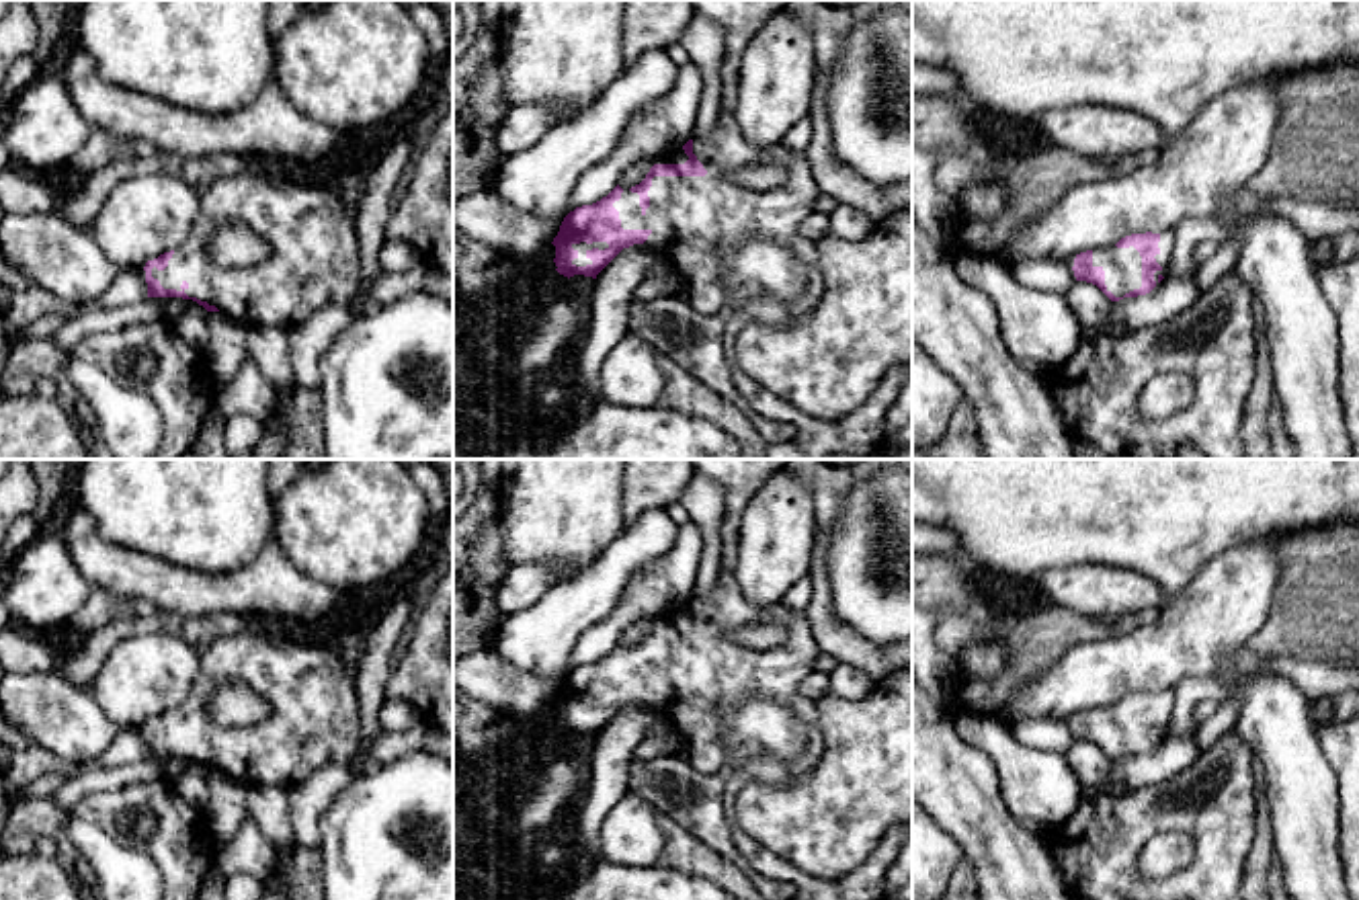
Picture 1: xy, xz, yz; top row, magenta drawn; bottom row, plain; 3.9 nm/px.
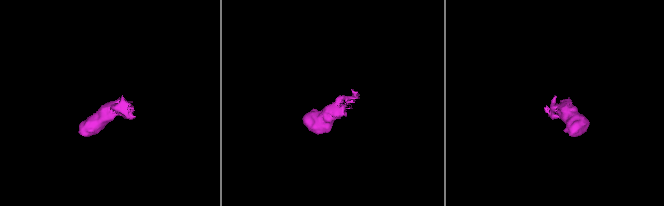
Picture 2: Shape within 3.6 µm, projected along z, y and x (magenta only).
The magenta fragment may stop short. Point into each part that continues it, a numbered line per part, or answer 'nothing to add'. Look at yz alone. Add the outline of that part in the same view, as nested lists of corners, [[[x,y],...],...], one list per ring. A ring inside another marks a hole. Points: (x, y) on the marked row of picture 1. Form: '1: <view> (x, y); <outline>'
1: yz (1122, 267); [[[1134,246],[1097,248],[1093,250],[1093,267],[1101,267],[1105,271],[1107,291],[1115,297],[1123,297],[1142,287],[1142,256]]]

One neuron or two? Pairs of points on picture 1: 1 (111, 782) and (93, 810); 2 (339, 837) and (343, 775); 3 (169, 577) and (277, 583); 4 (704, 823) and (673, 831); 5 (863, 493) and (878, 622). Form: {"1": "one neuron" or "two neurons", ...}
{"1": "two neurons", "2": "two neurons", "3": "one neuron", "4": "two neurons", "5": "one neuron"}

